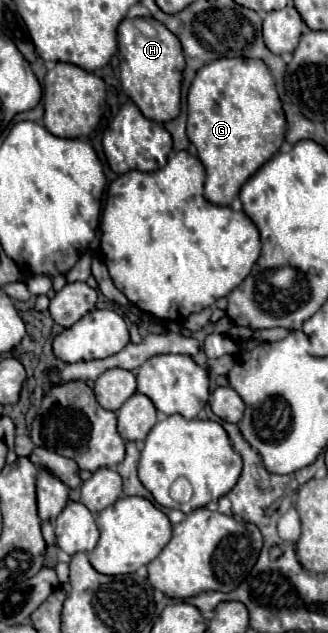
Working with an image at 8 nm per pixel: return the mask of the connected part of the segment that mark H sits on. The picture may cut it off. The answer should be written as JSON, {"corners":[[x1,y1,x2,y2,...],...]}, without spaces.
{"corners":[[151,17,124,19,118,27,118,56,121,89,138,105,144,117,156,123,176,119,180,113,180,81,185,68,180,41]]}

